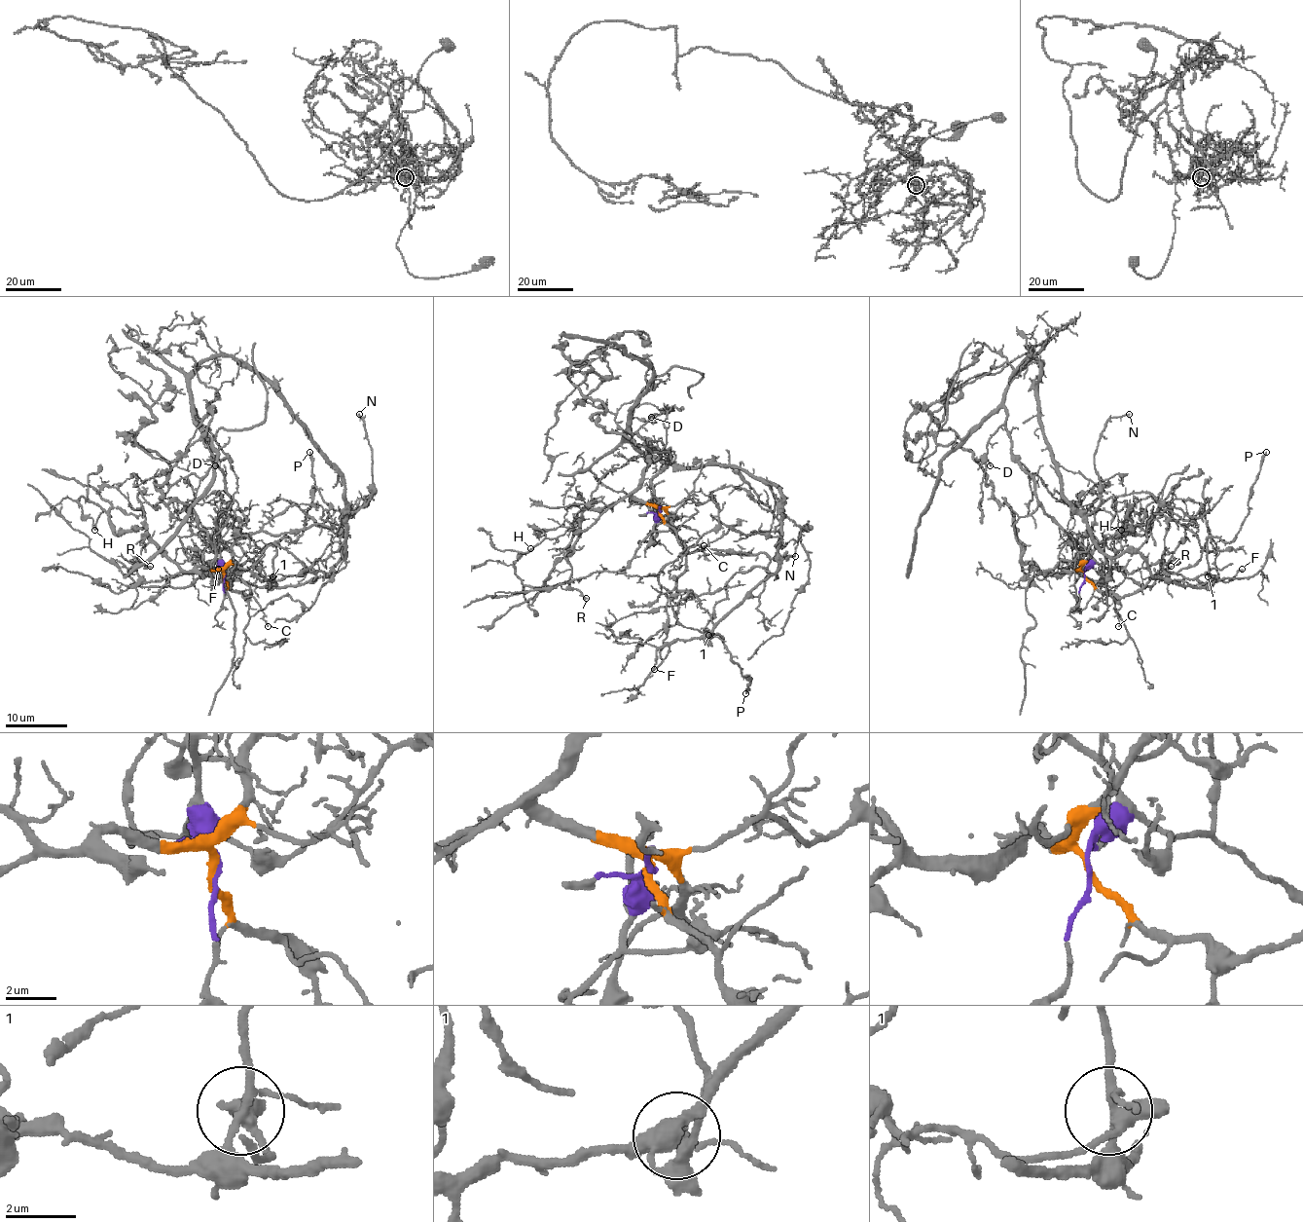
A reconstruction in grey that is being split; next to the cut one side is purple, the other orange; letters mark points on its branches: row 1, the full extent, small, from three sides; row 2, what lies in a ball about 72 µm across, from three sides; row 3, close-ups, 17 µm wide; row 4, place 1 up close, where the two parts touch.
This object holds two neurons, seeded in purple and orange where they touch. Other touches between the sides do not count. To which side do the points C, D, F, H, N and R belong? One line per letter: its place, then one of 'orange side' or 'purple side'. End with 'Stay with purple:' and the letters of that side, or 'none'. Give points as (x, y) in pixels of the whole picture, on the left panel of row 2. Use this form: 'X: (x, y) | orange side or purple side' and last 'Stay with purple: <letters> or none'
C: (268, 626) | orange side
D: (215, 465) | purple side
F: (218, 569) | purple side
H: (94, 530) | orange side
N: (359, 414) | purple side
R: (150, 566) | orange side
Stay with purple: D, F, N

